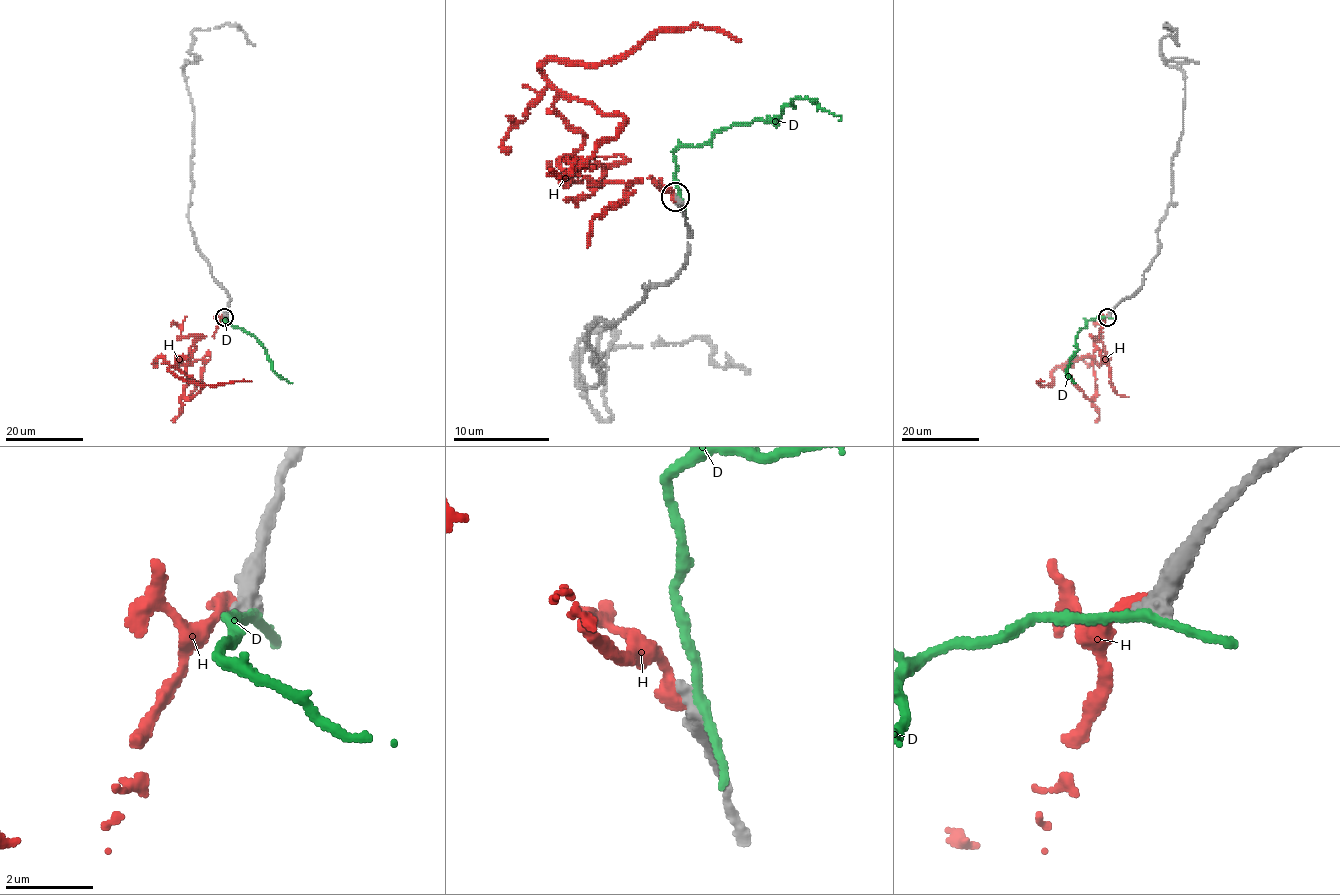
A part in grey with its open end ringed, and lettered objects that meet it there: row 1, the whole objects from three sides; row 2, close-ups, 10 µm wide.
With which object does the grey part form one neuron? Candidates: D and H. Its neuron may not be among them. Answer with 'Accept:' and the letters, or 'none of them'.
Accept: none of them

